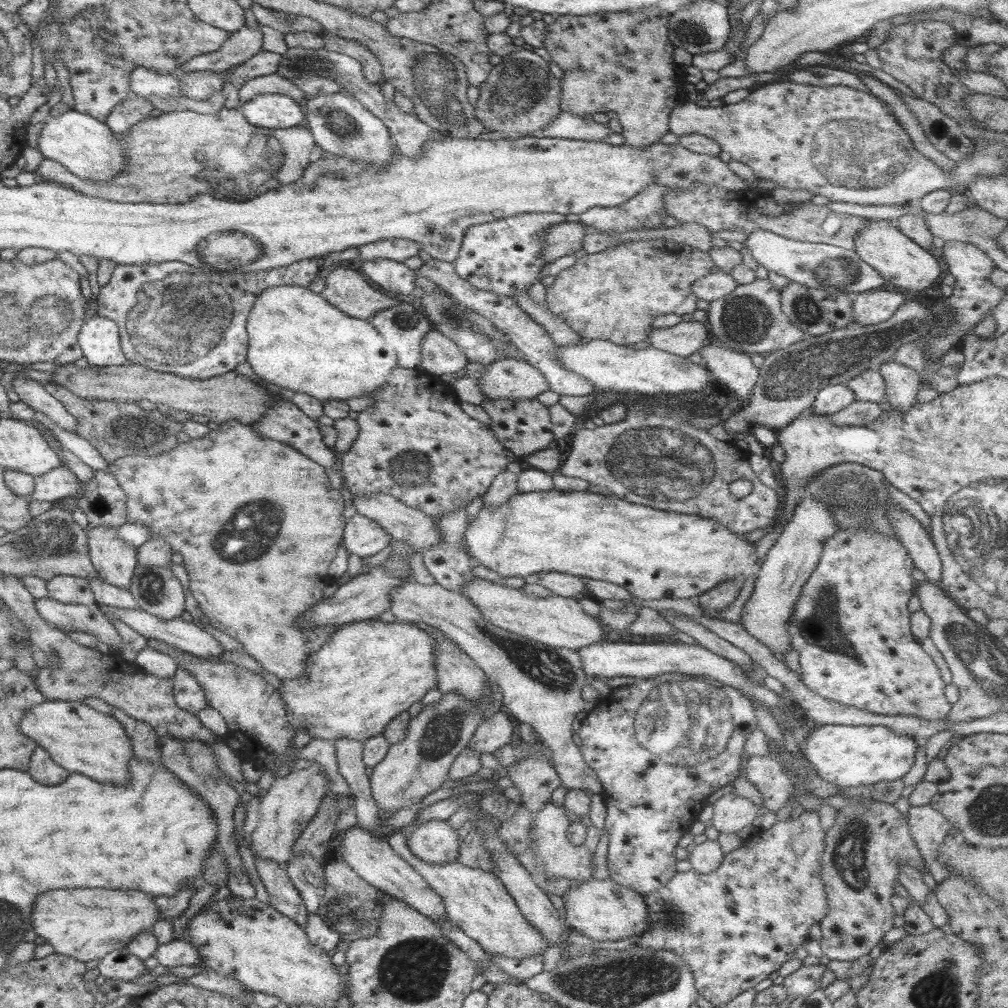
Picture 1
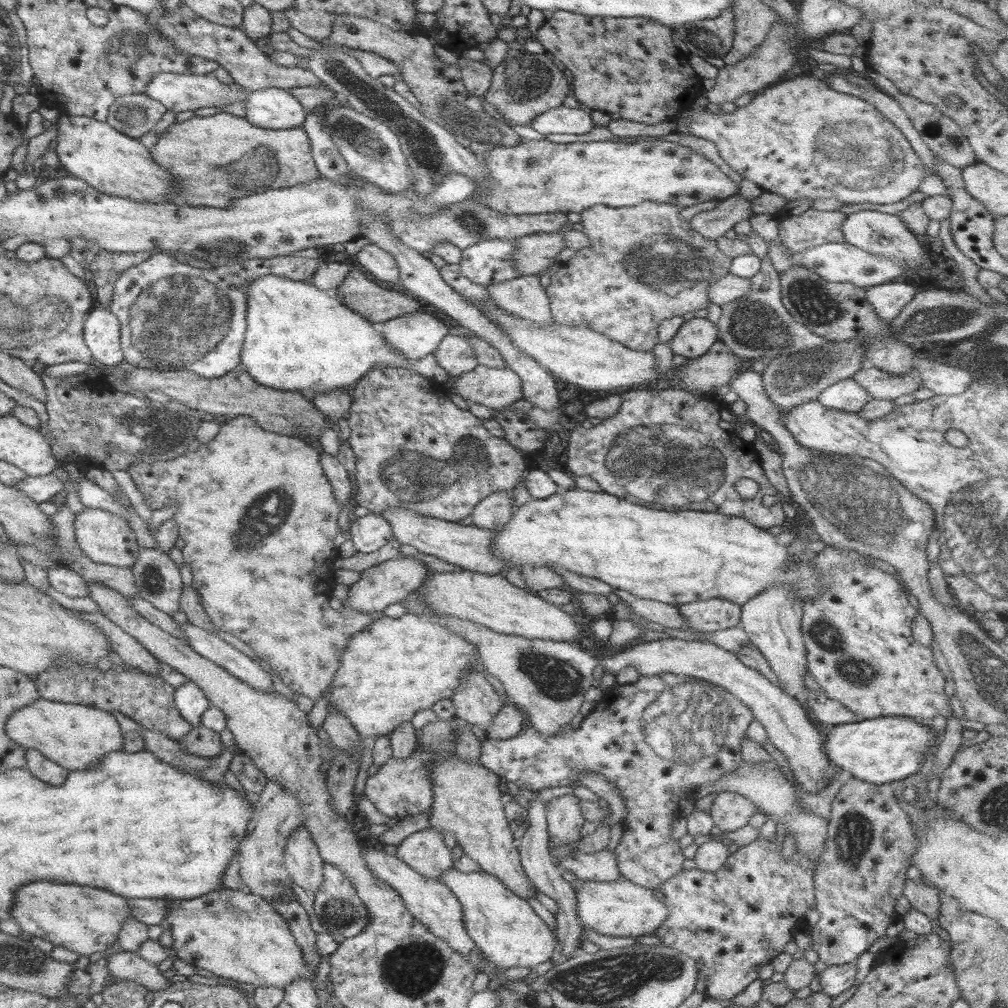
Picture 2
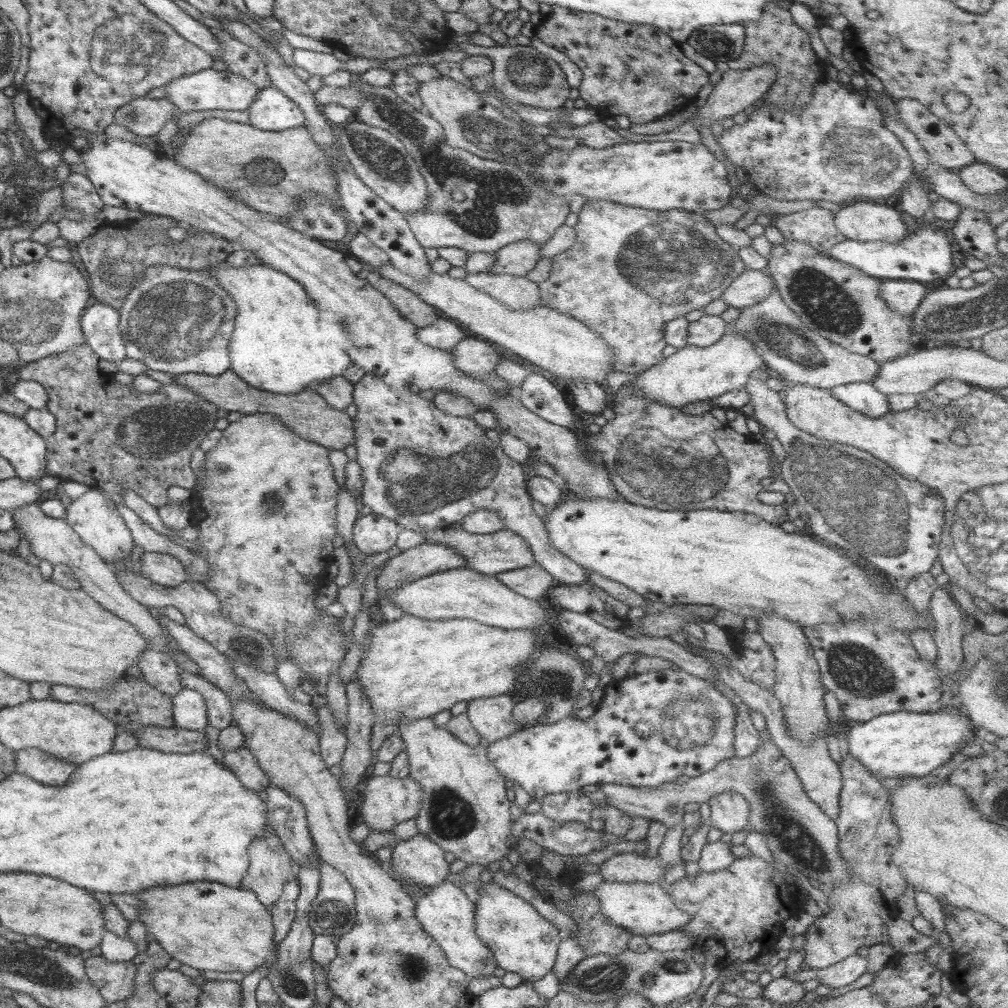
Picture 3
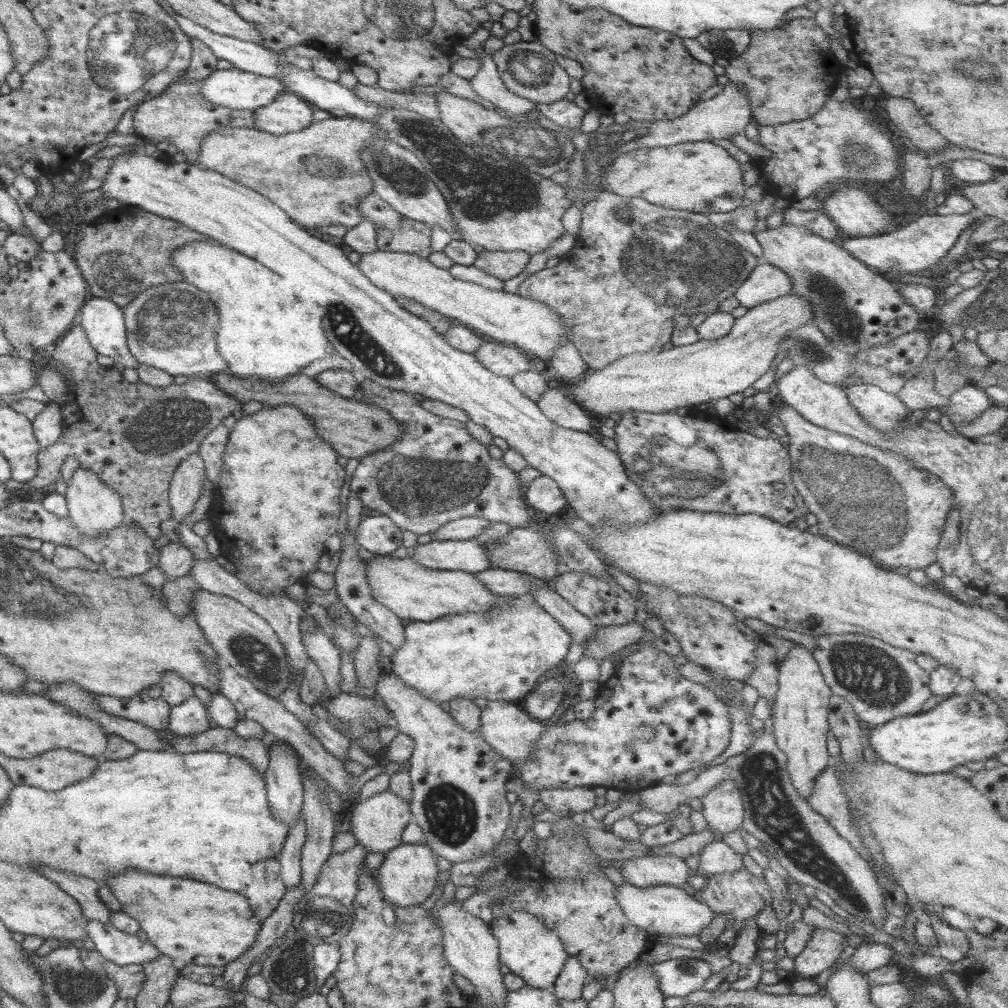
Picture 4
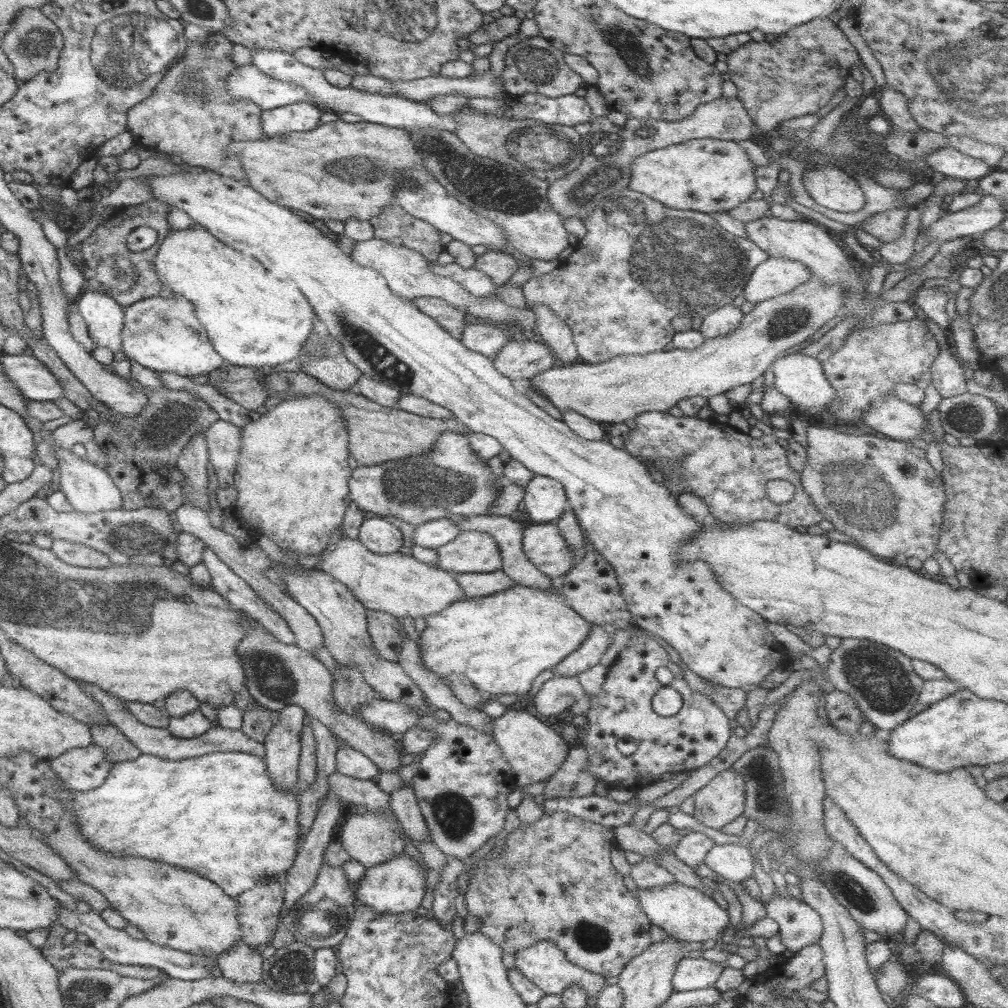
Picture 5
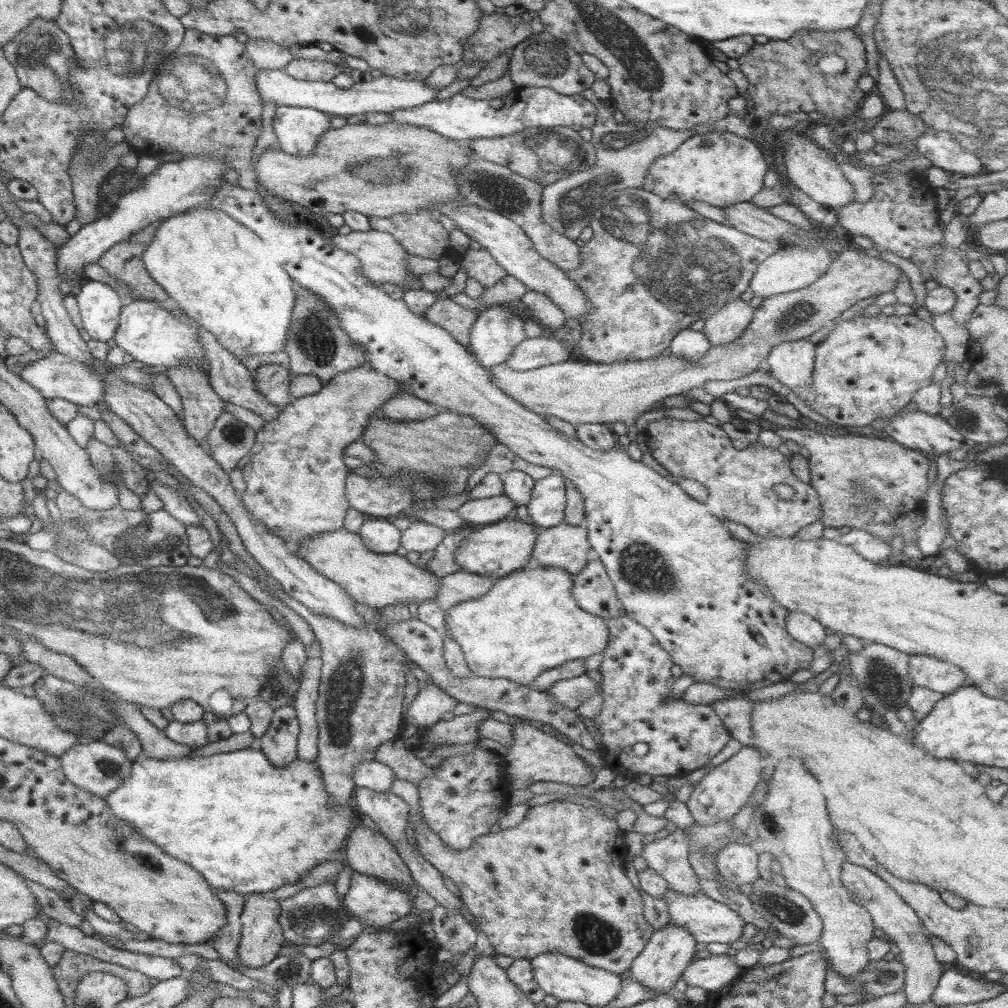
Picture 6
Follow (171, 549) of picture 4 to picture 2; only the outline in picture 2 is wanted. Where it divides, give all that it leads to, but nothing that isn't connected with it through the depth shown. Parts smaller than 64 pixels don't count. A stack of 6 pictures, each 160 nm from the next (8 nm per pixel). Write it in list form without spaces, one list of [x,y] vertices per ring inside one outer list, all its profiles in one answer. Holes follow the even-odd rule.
[[[150,546],[140,548],[138,558],[130,569],[134,573],[140,598],[170,616],[180,610],[184,584],[178,567],[168,554]]]

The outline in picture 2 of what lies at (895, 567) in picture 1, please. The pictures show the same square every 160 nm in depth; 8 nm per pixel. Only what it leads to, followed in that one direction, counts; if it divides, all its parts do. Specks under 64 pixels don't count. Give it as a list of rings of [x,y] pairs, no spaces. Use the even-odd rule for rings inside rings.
[[[826,544],[825,549],[818,554],[814,554],[814,562],[817,566],[817,573],[821,578],[823,589],[814,599],[810,597],[810,601],[803,602],[801,633],[807,650],[807,668],[810,674],[814,676],[816,682],[818,682],[818,686],[827,694],[827,697],[846,706],[850,712],[856,714],[860,721],[885,716],[905,716],[930,721],[934,716],[944,716],[944,718],[950,715],[953,716],[951,703],[949,702],[948,696],[946,696],[945,677],[942,675],[942,671],[936,666],[932,648],[925,647],[913,639],[911,624],[919,613],[919,610],[913,608],[908,602],[905,592],[906,589],[900,581],[900,578],[876,558],[865,556],[859,552],[850,550],[850,548],[838,548],[837,546]]]

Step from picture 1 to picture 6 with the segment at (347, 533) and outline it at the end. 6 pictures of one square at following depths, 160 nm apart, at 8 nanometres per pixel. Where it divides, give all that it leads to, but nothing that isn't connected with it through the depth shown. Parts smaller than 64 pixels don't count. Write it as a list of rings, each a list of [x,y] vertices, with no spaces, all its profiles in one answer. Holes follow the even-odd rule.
[[[368,520],[361,528],[362,544],[372,552],[392,554],[401,546],[402,531],[389,521]]]

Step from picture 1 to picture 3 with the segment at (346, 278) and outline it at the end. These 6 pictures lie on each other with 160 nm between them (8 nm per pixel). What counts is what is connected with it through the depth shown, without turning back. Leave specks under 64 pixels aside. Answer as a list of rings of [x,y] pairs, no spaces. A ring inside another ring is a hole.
[[[362,271],[358,272],[357,275],[370,284],[372,288],[379,290],[390,300],[395,309],[415,327],[428,326],[439,319],[437,310],[411,290],[381,277],[376,272]]]

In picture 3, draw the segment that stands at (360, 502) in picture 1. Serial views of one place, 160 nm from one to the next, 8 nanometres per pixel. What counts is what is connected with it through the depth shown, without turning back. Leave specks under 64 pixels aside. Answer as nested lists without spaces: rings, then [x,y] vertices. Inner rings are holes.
[[[450,526],[446,529],[436,529],[430,533],[422,533],[424,543],[440,543],[454,549],[465,560],[465,566],[483,575],[497,575],[499,572],[516,570],[535,564],[535,560],[526,543],[518,534],[509,529],[503,529],[489,534],[475,534],[464,531],[461,527]]]

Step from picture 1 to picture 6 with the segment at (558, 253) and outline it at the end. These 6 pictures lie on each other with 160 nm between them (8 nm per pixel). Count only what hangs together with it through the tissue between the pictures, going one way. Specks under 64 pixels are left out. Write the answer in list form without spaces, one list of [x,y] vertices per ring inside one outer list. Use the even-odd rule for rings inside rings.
[[[474,249],[466,253],[467,256],[460,260],[460,267],[469,278],[474,278],[485,287],[491,287],[508,274],[486,249]]]

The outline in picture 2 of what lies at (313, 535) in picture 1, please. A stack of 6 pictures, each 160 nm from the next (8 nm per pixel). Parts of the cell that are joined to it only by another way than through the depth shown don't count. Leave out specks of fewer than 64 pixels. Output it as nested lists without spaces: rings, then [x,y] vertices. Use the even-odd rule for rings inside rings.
[[[246,415],[228,419],[220,425],[214,440],[201,443],[200,448],[189,448],[173,460],[134,462],[126,472],[150,509],[174,506],[172,520],[174,526],[178,526],[179,538],[186,543],[182,554],[193,576],[191,586],[198,593],[213,626],[230,632],[252,647],[294,693],[317,701],[341,667],[341,656],[350,637],[384,614],[336,611],[329,606],[328,596],[321,593],[324,584],[330,588],[334,584],[330,578],[333,562],[339,558],[334,540],[340,534],[340,505],[320,465],[319,452],[298,437],[268,432]],[[248,508],[250,511],[244,515]],[[263,512],[284,518],[286,522],[269,534]],[[242,524],[247,527],[240,534]],[[248,527],[256,528],[258,533],[250,535]],[[248,544],[255,546],[248,548]]]

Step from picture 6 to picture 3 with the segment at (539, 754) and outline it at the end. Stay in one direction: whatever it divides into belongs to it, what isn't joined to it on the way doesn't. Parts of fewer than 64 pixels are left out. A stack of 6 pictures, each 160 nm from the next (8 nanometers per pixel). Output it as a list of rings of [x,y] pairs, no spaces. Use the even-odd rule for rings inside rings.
[[[501,694],[469,701],[465,712],[484,744],[488,744],[510,737],[513,732],[521,730],[521,726],[512,718],[514,705],[510,694]]]

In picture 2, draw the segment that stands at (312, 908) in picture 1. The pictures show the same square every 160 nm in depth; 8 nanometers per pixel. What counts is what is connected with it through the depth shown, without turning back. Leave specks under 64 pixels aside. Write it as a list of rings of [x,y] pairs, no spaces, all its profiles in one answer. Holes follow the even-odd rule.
[[[304,825],[289,834],[284,856],[284,866],[290,878],[306,892],[315,893],[323,881],[324,861]]]

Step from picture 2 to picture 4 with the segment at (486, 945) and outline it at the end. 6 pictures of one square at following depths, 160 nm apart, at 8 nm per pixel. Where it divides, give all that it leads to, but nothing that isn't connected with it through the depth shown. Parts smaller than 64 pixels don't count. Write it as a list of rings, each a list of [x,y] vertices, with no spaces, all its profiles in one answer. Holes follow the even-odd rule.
[[[509,910],[489,923],[494,940],[498,941],[501,964],[516,974],[526,985],[551,990],[568,959],[562,941],[537,916],[525,910]]]

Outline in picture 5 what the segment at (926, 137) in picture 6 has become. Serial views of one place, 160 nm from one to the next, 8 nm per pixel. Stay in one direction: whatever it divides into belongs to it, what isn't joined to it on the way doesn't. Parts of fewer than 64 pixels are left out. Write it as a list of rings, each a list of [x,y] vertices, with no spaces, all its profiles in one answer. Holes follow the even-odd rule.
[[[950,145],[936,149],[925,156],[927,165],[946,177],[963,181],[981,179],[993,169],[981,159],[971,157],[954,149]]]

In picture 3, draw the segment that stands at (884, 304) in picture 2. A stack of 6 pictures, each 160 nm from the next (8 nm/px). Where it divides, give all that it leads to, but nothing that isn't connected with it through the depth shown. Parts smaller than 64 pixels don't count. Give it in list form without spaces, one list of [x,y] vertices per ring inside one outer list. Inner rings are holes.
[[[884,279],[880,281],[880,296],[891,311],[909,318],[925,297],[924,288],[918,281]]]

